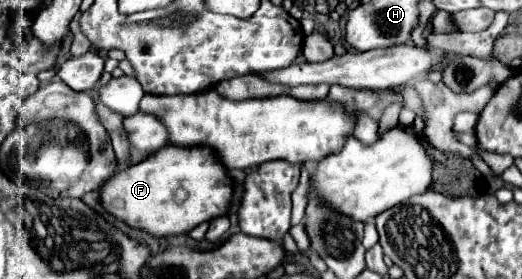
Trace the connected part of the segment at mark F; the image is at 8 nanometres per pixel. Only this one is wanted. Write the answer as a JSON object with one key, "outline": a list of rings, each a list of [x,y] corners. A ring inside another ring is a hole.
{"outline":[[[167,144],[147,156],[143,162],[119,170],[107,182],[103,182],[99,188],[101,206],[129,228],[139,228],[149,236],[163,238],[187,234],[201,222],[227,214],[231,202],[233,184],[225,168],[211,158],[213,154],[207,148],[177,148]],[[177,188],[187,192],[183,202],[175,202],[173,198]]]}

